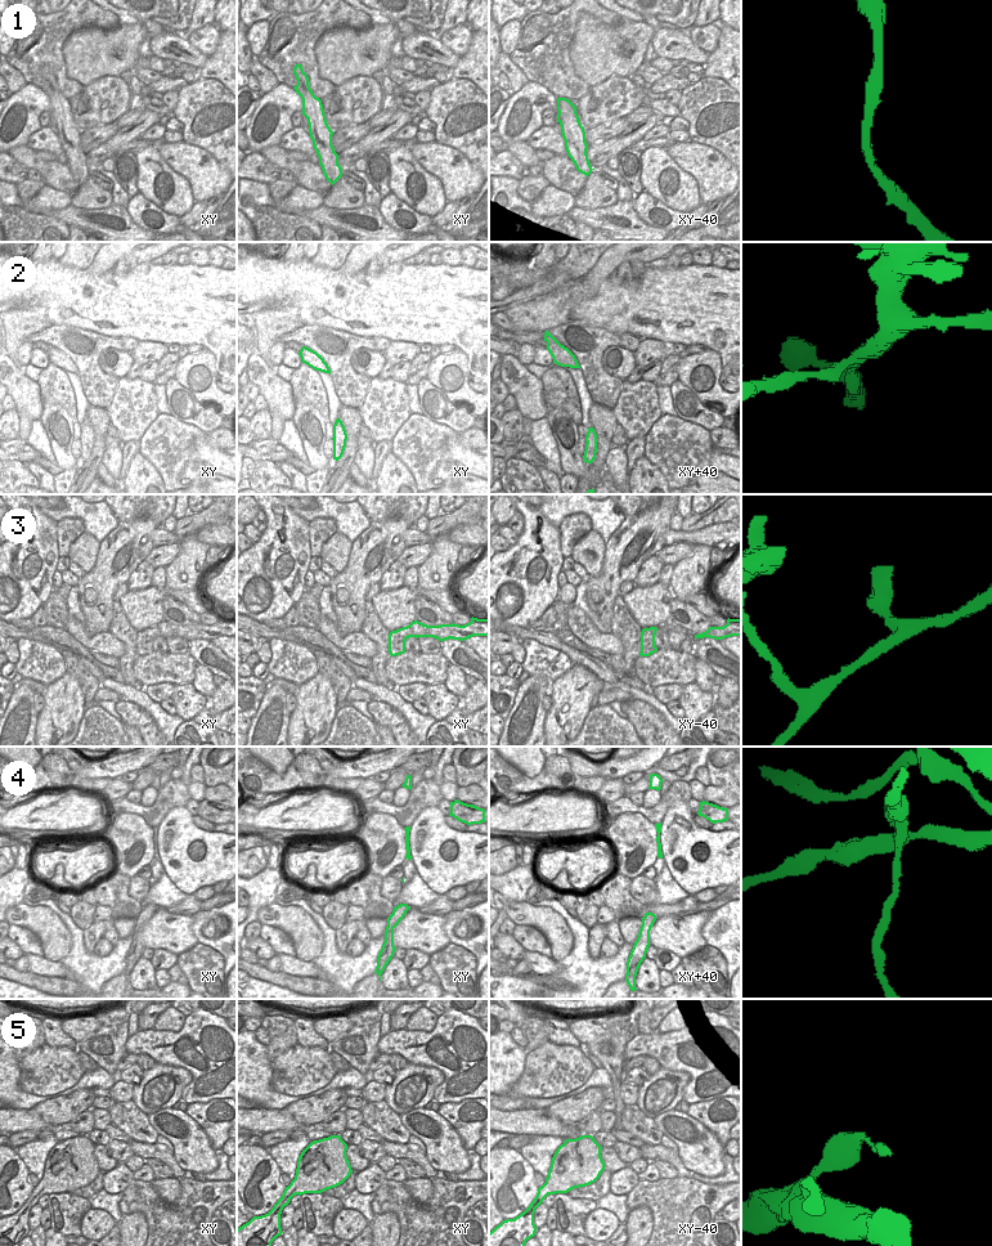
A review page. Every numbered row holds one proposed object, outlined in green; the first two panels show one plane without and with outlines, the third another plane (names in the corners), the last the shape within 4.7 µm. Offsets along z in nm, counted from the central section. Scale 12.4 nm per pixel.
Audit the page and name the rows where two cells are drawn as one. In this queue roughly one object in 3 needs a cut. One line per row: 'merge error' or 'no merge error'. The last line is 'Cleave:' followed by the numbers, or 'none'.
1: no merge error
2: merge error
3: no merge error
4: merge error
5: no merge error
Cleave: 2, 4

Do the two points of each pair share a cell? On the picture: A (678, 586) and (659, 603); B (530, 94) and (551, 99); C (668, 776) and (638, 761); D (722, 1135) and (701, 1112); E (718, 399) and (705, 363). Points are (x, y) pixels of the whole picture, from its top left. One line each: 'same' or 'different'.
A: different
B: same
C: different
D: same
E: same

